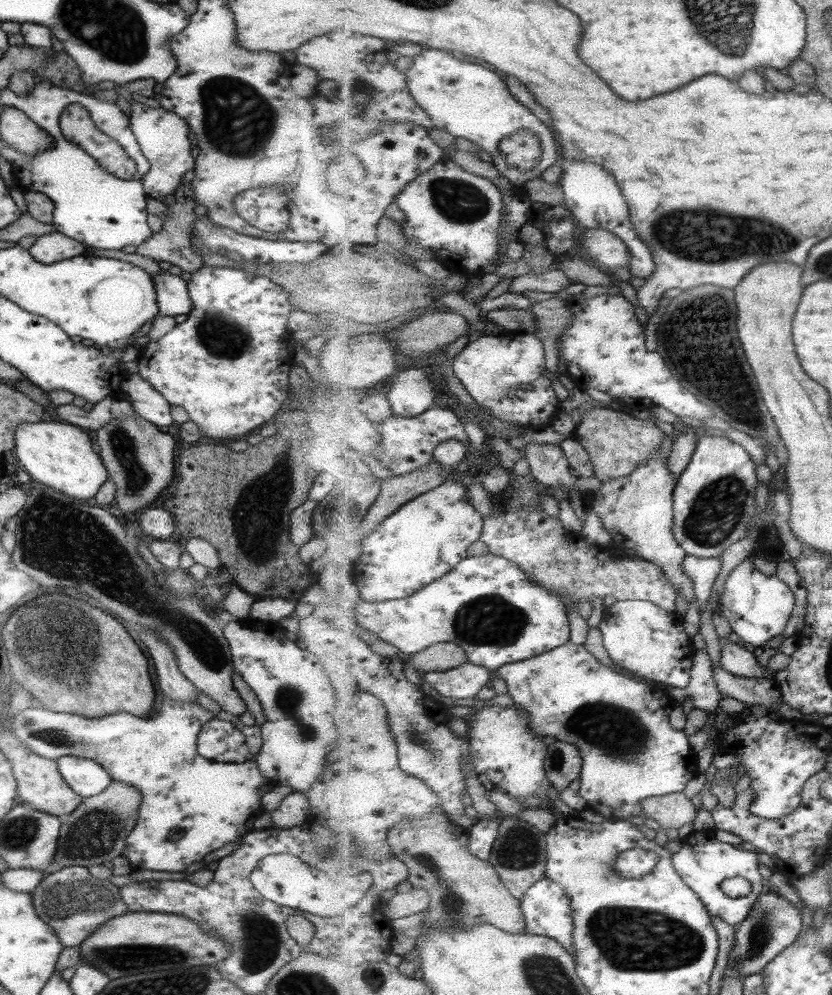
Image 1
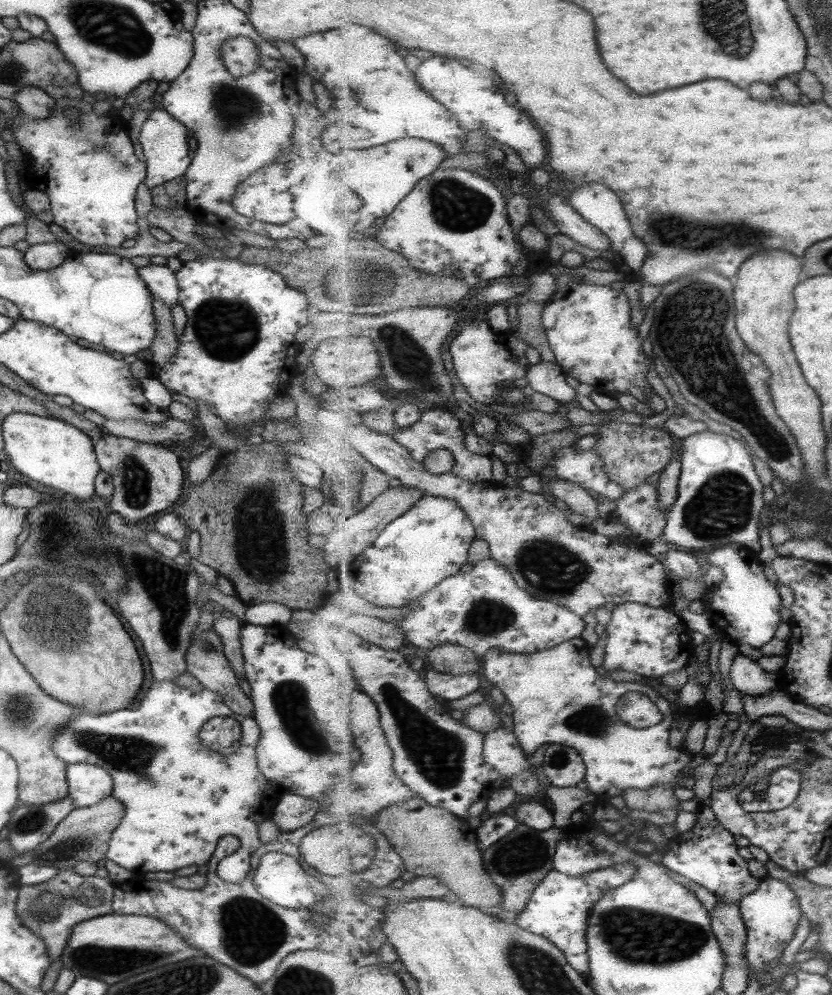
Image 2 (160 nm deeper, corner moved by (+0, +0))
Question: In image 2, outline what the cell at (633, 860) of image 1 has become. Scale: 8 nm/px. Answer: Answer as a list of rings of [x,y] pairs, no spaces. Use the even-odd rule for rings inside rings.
[[[633,862],[606,867],[597,872],[591,872],[587,876],[579,876],[579,878],[553,870],[534,890],[534,896],[527,903],[524,913],[513,916],[511,920],[525,927],[525,930],[551,939],[551,942],[554,942],[555,946],[566,954],[571,966],[574,966],[580,974],[589,977],[591,969],[588,955],[587,921],[589,921],[591,909],[595,908],[608,890],[630,882],[635,878],[635,874],[639,874],[639,869],[633,865]]]

